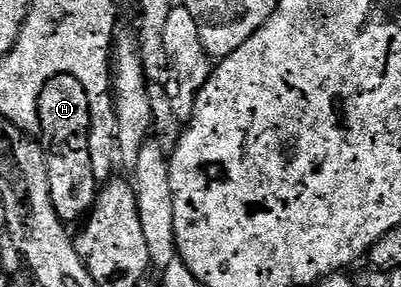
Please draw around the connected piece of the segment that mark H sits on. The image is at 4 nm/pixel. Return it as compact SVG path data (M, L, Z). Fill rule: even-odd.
M74 76L51 78L47 86L43 86L43 94L39 94L39 122L39 143L45 149L51 202L55 206L55 214L59 214L66 225L73 226L76 220L81 222L88 217L99 191L91 143L93 119L83 82Z

